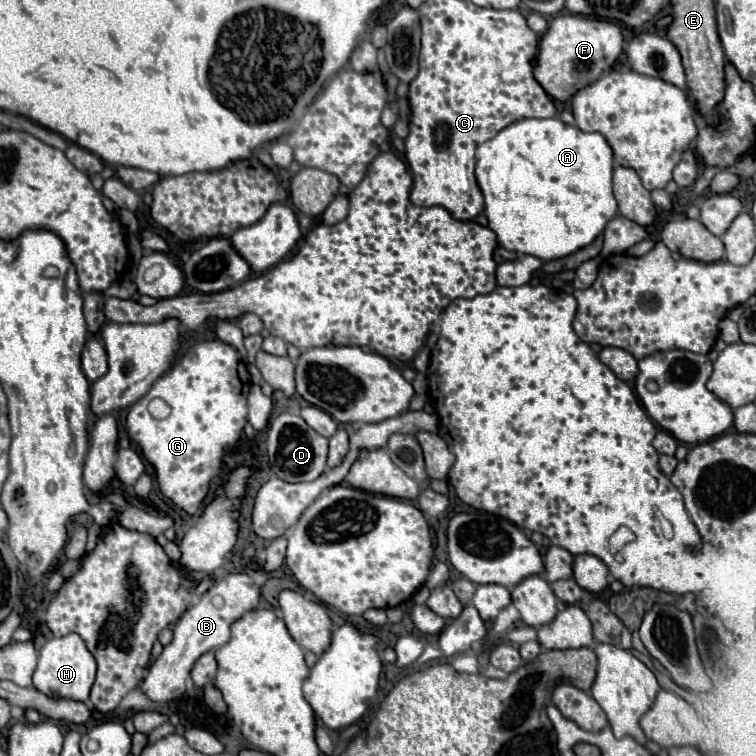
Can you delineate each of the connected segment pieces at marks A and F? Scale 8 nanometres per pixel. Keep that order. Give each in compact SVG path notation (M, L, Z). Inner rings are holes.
M551 117L551 119L521 119L511 123L509 127L505 127L503 131L497 133L497 137L493 137L491 141L485 141L483 145L477 147L477 167L475 167L475 175L477 175L477 183L483 191L485 197L485 217L489 221L489 229L495 231L497 235L497 243L509 251L515 253L523 253L523 255L533 255L539 257L543 261L551 261L551 259L559 259L565 257L569 253L575 253L577 249L589 245L603 229L605 225L613 219L613 215L617 215L617 201L613 197L611 191L611 175L613 175L613 151L607 143L607 139L599 133L583 133L577 127L565 125L561 119Z
M557 15L539 43L535 79L559 101L567 101L575 91L587 87L607 71L623 51L623 31L613 21L589 19L583 15Z

